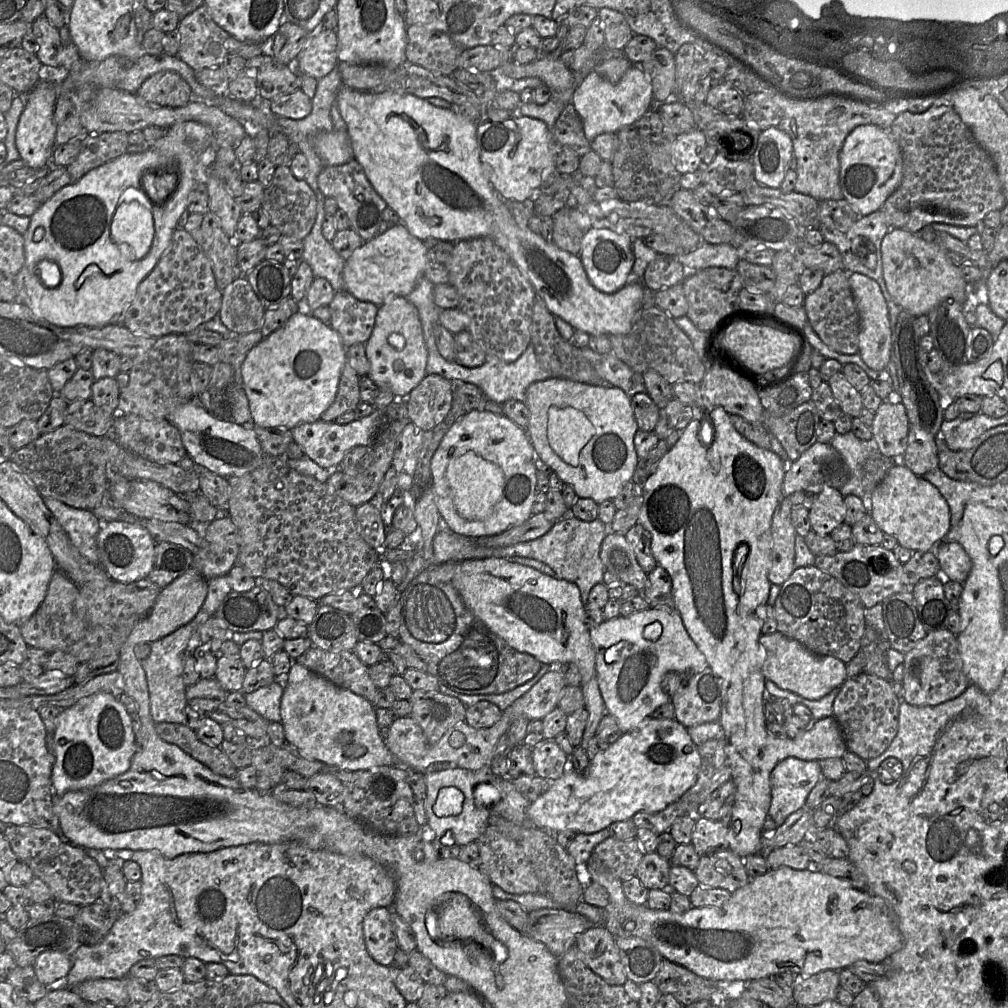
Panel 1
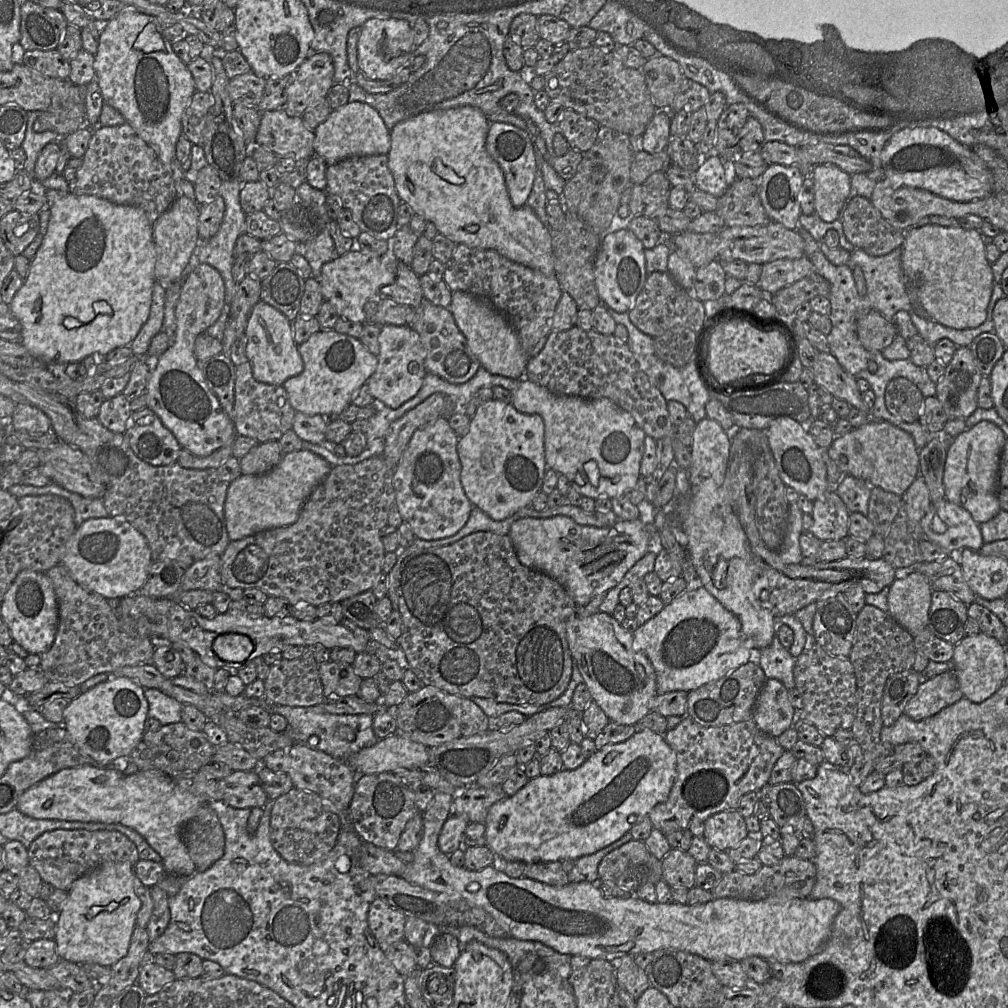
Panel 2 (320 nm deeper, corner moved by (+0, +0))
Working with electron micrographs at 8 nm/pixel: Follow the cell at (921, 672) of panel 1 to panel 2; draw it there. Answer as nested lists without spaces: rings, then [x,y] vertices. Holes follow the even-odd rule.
[[[953,670],[923,679],[904,714],[915,721],[931,717],[963,697]]]

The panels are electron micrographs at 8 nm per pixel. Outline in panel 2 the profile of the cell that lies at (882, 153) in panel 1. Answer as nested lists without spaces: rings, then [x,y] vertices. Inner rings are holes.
[[[935,127],[904,128],[895,133],[882,150],[881,163],[882,180],[892,188],[924,189],[956,202],[982,199],[993,192],[993,176],[983,160]]]

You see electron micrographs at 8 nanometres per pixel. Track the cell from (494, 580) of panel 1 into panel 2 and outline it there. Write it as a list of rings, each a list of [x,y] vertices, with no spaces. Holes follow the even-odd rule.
[[[601,611],[585,617],[570,618],[566,635],[575,665],[597,703],[610,721],[635,725],[651,712],[650,701],[657,696],[655,670],[641,652],[633,648],[633,633],[624,630],[610,614]]]

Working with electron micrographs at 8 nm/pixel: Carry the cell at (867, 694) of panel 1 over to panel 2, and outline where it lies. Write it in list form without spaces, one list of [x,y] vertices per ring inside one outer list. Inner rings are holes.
[[[913,669],[888,677],[881,704],[883,726],[891,726],[903,714],[906,705],[916,694],[921,681],[922,675]]]

